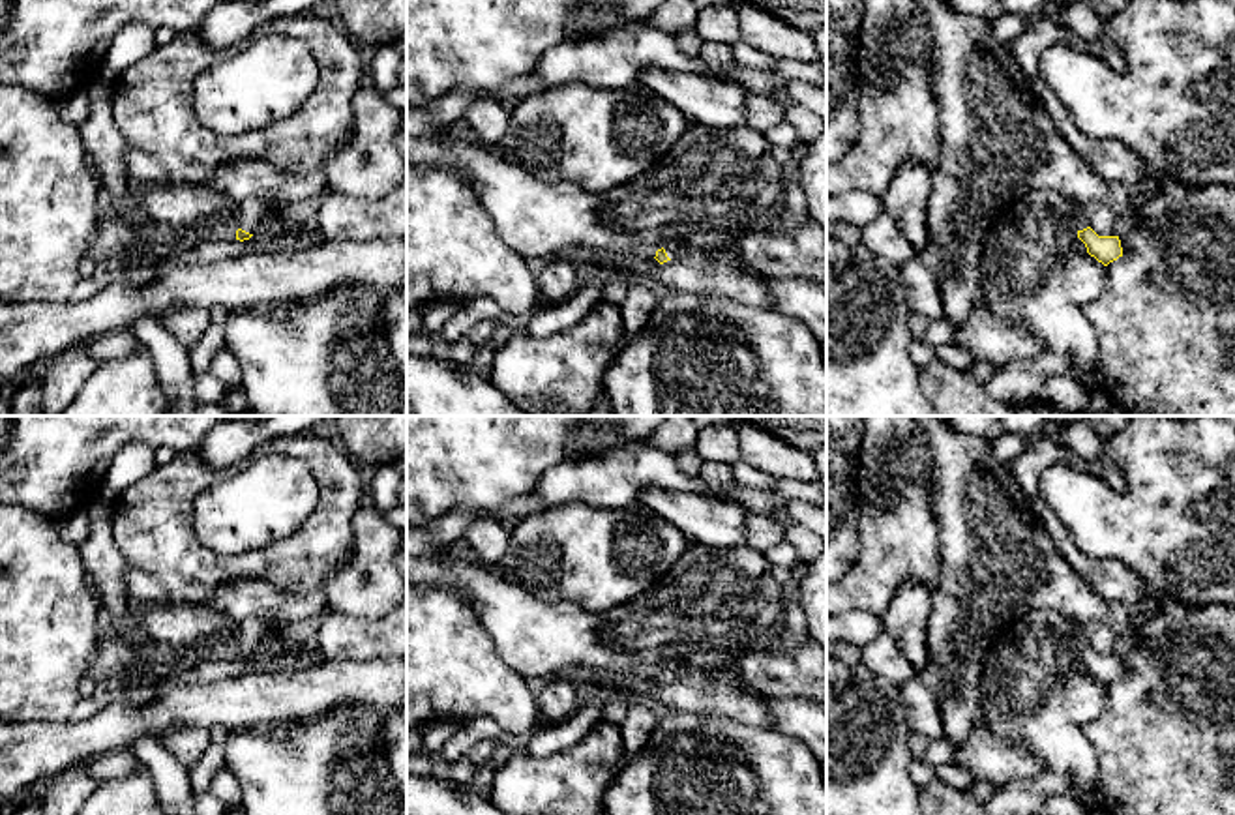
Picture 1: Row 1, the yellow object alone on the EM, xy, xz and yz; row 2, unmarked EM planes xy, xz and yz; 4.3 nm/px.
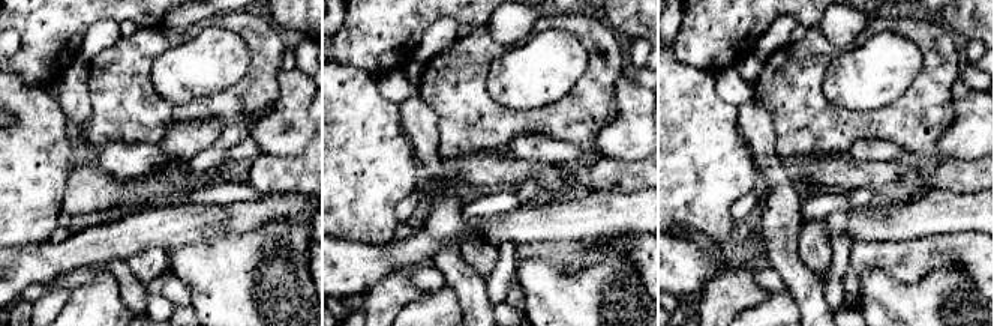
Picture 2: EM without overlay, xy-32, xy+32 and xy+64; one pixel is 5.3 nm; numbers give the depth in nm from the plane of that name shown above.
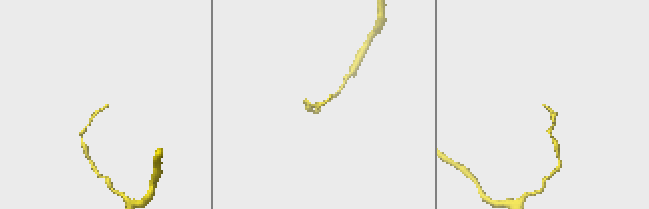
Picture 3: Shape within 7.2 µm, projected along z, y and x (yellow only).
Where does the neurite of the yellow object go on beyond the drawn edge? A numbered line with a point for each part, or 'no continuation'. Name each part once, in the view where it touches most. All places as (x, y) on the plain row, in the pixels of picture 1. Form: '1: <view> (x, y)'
1: xy (253, 628)

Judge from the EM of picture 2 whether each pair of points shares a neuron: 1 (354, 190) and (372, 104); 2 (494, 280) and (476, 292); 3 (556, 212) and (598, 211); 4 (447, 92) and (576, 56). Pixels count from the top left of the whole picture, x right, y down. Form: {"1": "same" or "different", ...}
{"1": "same", "2": "different", "3": "same", "4": "different"}

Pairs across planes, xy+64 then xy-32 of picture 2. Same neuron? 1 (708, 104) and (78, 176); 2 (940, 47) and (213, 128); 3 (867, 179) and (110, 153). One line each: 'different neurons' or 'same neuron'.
1: different neurons
2: different neurons
3: same neuron

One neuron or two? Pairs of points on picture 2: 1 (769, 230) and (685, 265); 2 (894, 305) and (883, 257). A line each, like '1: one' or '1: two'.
1: two
2: two

